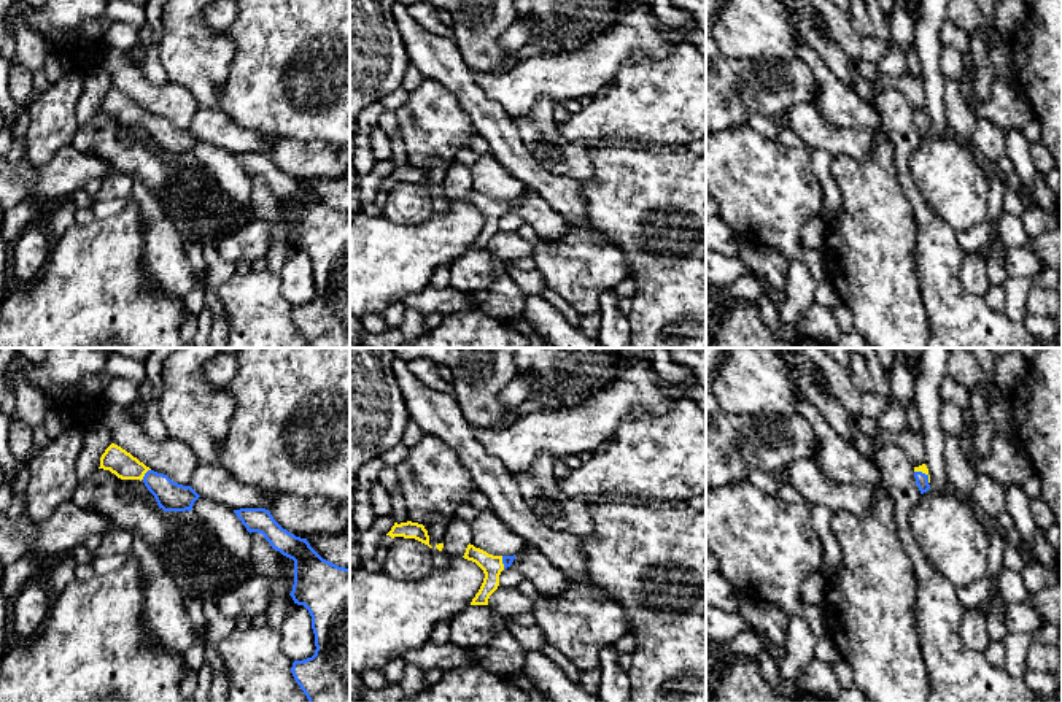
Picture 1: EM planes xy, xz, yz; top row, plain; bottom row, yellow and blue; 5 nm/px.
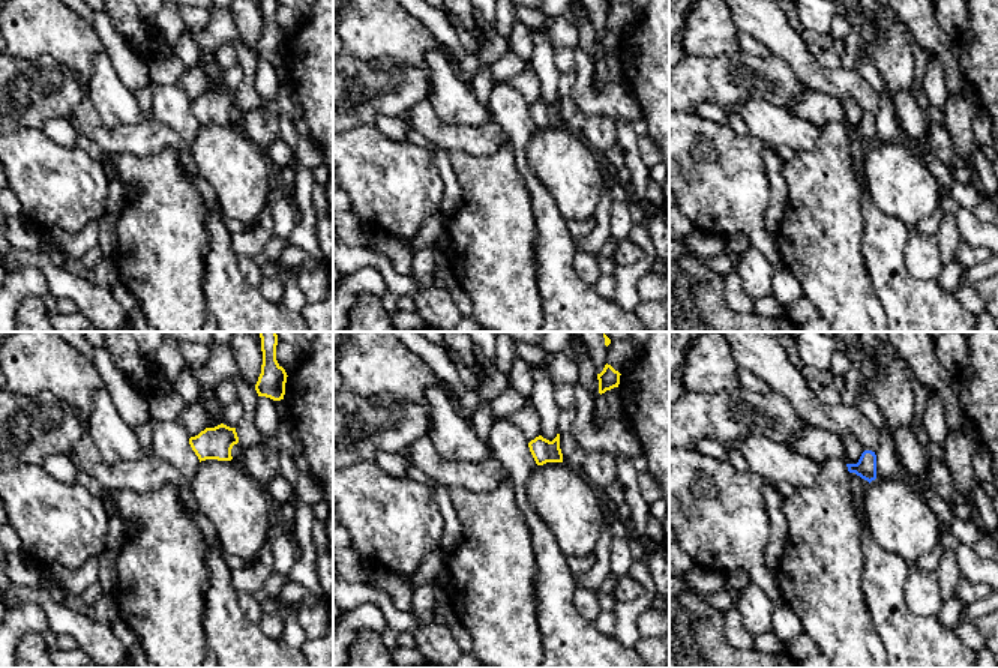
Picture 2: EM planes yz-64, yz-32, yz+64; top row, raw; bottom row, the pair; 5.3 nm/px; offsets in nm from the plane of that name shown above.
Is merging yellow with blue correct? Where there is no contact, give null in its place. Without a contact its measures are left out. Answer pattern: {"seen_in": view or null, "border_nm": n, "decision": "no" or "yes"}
{"seen_in": "xy", "border_nm": 70, "decision": "yes"}

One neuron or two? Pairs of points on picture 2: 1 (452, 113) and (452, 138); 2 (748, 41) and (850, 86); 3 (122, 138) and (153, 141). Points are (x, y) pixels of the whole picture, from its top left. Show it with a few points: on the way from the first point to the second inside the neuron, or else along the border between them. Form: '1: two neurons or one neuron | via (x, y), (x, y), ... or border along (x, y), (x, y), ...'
1: two neurons | border along (428, 98), (437, 116), (446, 123), (486, 122)
2: two neurons | border along (740, 29), (754, 36), (770, 53)
3: one neuron | via (129, 138), (146, 140)

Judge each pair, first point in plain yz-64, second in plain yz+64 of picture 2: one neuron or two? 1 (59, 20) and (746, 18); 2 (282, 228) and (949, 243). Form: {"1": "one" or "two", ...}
{"1": "two", "2": "two"}

